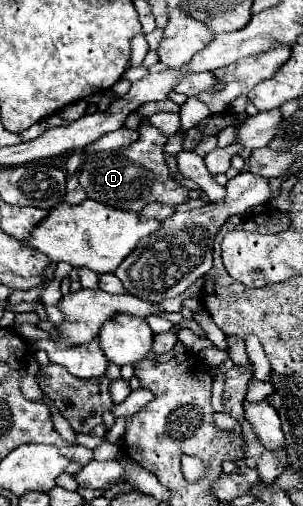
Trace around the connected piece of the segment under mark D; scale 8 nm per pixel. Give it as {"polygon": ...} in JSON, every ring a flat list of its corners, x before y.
{"polygon":[[145,120,141,122,139,132,141,132,139,140,133,142,131,146,125,146,121,154,103,154,103,152,91,156,85,154,79,170,79,184,83,186,83,190,91,200,97,200,101,204,125,212,139,212,151,202,159,202,167,206,183,204,187,200,187,190,169,178,165,164,163,146,167,138]]}

